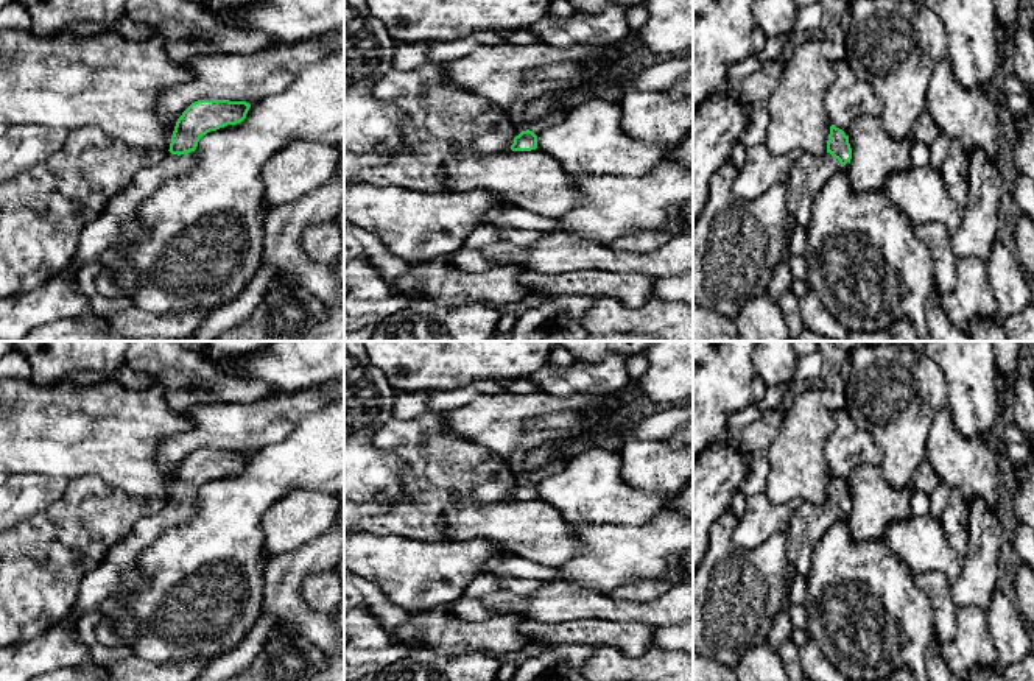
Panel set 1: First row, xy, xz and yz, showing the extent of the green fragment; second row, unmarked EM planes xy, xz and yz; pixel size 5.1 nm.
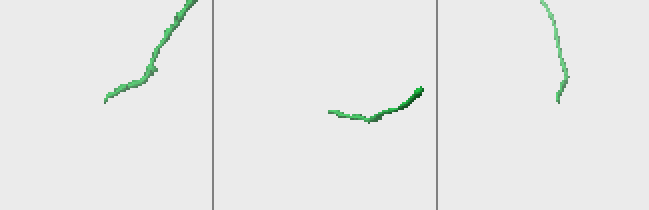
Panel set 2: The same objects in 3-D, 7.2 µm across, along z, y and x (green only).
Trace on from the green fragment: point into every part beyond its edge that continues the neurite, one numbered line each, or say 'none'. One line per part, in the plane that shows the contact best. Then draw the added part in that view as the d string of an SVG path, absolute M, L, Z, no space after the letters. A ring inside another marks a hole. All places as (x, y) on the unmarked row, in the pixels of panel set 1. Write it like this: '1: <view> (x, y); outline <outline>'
1: xy (119, 571); outline M196 499L181 505L165 500L157 514L139 519L132 531L118 541L104 559L83 578L72 611L95 612L109 597L134 591L142 580L140 553L168 528L192 520L196 511Z

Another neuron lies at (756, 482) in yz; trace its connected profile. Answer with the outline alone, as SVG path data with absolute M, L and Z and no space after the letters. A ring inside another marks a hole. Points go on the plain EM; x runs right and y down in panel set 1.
M765 452L752 457L749 475L741 485L741 492L744 497L763 492L766 488L766 478L769 474L769 461Z

